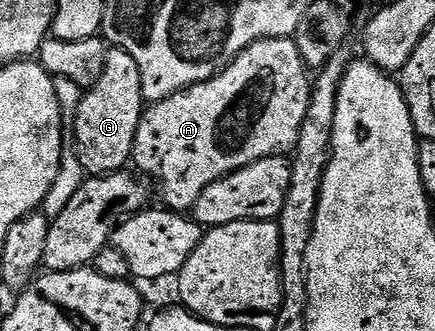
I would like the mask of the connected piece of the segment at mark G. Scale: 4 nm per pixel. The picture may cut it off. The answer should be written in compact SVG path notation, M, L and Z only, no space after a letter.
M109 47L102 78L98 78L96 85L85 91L74 125L76 153L89 177L119 172L131 161L138 122L144 116L145 107L138 62L134 62L134 58L126 54L126 50Z

